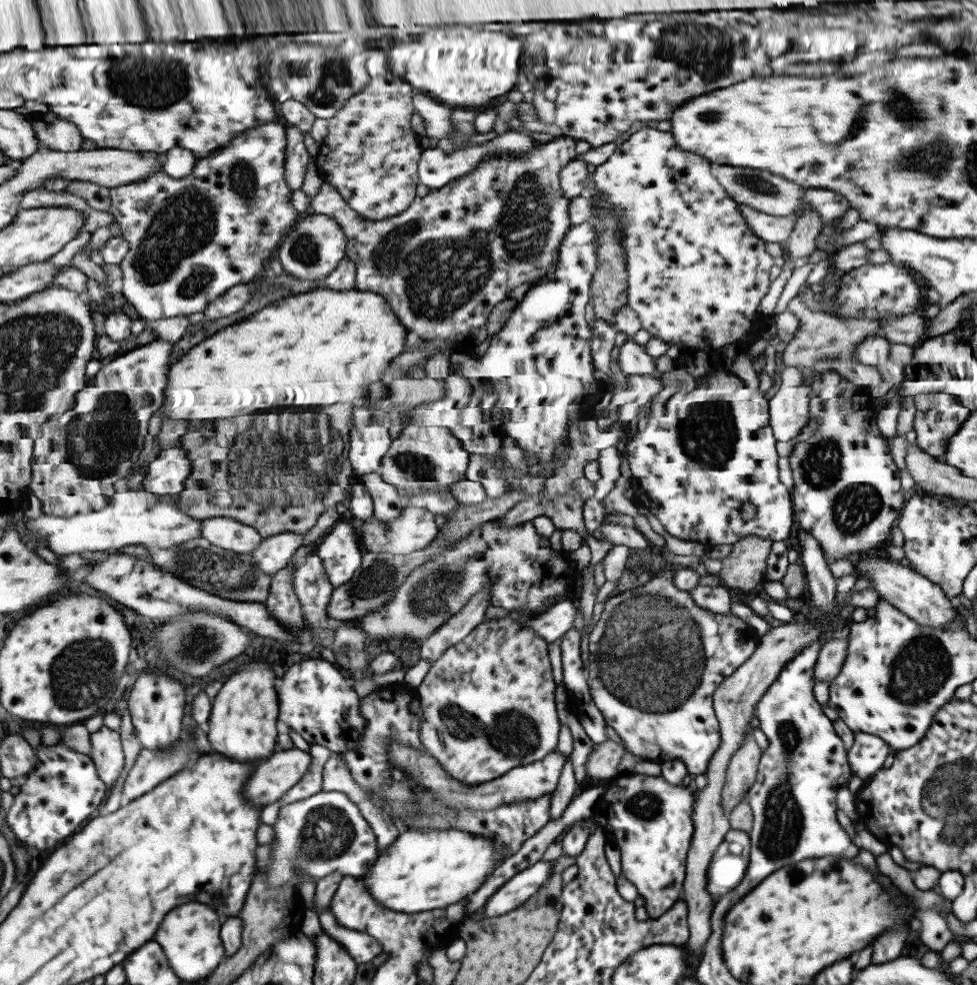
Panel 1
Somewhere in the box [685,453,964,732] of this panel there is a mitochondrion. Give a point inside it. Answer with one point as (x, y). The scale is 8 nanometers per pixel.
(920, 667)

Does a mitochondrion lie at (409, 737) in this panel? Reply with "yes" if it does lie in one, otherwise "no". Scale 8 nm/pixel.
no

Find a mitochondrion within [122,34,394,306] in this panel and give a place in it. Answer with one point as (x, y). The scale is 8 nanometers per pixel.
(153, 262)

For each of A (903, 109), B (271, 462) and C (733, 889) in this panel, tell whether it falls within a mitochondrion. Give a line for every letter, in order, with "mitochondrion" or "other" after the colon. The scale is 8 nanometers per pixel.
A: mitochondrion
B: mitochondrion
C: other

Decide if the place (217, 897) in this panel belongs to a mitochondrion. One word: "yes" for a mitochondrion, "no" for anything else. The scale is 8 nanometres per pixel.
no

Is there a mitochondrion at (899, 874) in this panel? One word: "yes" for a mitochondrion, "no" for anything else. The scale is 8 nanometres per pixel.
no

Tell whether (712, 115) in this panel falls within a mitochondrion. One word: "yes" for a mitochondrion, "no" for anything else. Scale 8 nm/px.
yes

